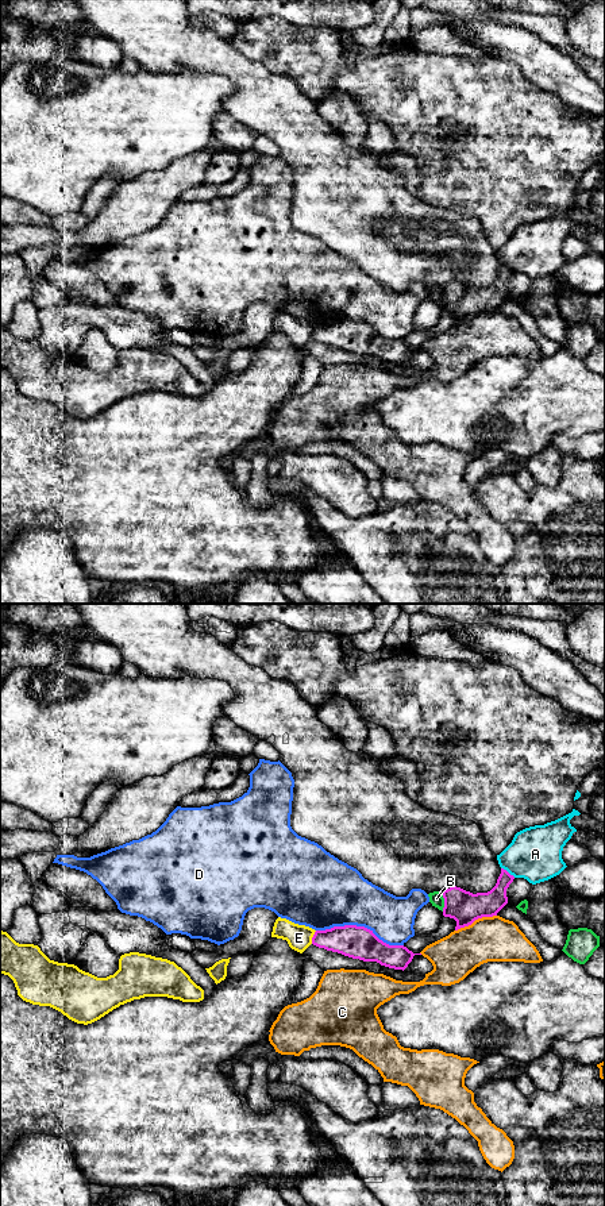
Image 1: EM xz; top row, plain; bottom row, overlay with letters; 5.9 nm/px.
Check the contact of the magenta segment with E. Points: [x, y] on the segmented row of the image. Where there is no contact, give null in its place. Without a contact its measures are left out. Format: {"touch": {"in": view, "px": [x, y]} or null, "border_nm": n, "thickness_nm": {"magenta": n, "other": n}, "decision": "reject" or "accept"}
{"touch": {"in": "xz", "px": [312, 937]}, "border_nm": 90, "thickness_nm": {"magenta": 190, "other": 150}, "decision": "reject"}

